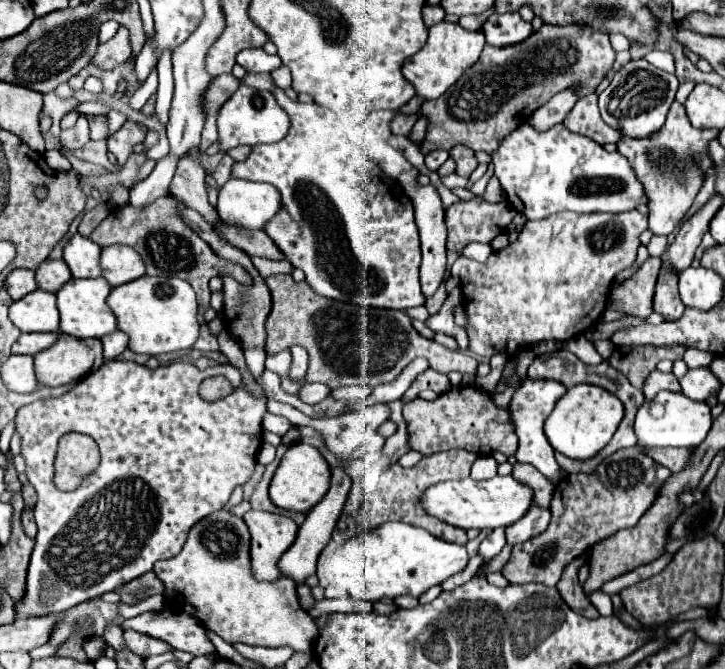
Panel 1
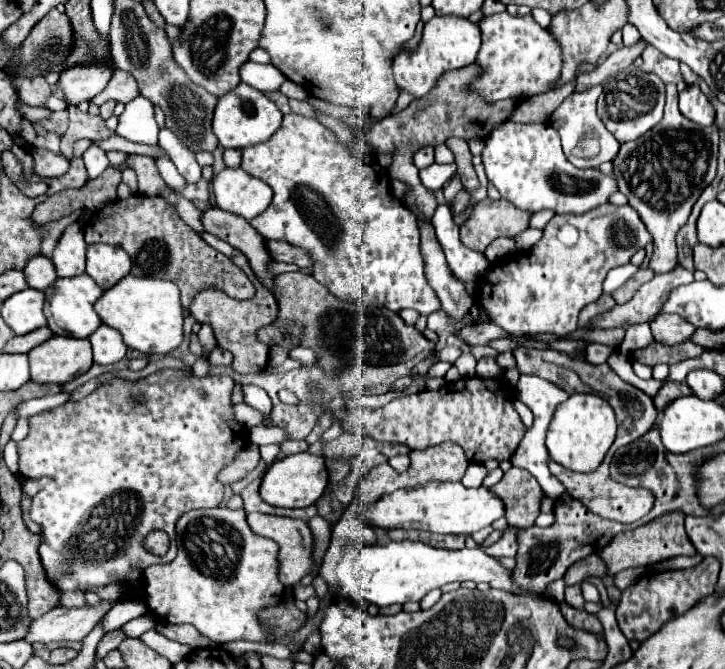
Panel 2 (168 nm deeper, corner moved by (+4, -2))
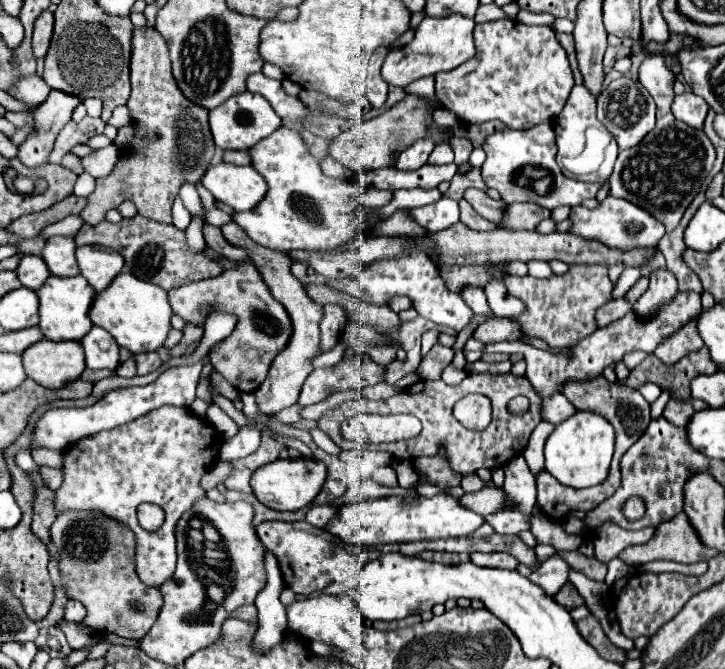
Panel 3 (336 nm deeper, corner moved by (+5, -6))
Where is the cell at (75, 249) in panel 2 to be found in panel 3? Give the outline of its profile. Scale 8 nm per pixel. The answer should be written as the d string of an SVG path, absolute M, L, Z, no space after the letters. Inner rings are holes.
M54 236L46 240L42 258L52 276L78 276L78 262L74 252L76 244L72 238Z

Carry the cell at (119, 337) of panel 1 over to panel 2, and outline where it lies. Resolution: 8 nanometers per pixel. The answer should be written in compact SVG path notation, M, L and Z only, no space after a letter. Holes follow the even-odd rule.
M101 324L101 328L97 328L89 336L89 342L93 346L93 360L97 364L115 364L127 352L127 346L125 346L121 334L105 324Z

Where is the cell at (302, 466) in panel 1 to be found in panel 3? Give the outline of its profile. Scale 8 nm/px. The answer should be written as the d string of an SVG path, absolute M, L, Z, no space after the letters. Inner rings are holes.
M278 458L274 462L268 462L260 466L250 480L252 492L262 504L268 504L272 510L300 510L304 506L310 506L310 502L316 498L316 494L322 490L326 480L326 466L320 464L314 458Z

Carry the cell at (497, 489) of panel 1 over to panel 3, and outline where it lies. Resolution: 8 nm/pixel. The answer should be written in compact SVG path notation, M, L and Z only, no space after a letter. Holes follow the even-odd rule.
M438 494L434 498L418 500L418 504L406 504L400 496L364 500L340 506L336 516L328 522L326 530L340 538L344 544L356 546L378 546L394 542L416 542L416 540L438 540L452 536L468 536L484 524L484 516L466 510L458 498L448 494Z

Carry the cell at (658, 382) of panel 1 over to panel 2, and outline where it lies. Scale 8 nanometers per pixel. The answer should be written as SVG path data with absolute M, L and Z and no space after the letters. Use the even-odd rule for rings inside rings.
M665 382L659 388L659 392L653 396L653 404L661 412L665 408L665 404L669 404L671 400L685 396L685 394L691 394L691 388L685 382Z

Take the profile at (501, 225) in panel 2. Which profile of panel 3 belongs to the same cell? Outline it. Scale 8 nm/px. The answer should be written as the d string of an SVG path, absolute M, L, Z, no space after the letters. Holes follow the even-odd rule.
M520 202L520 204L510 204L506 208L504 224L510 230L512 228L514 230L534 230L544 218L550 218L550 210L548 208L540 208L538 204Z

